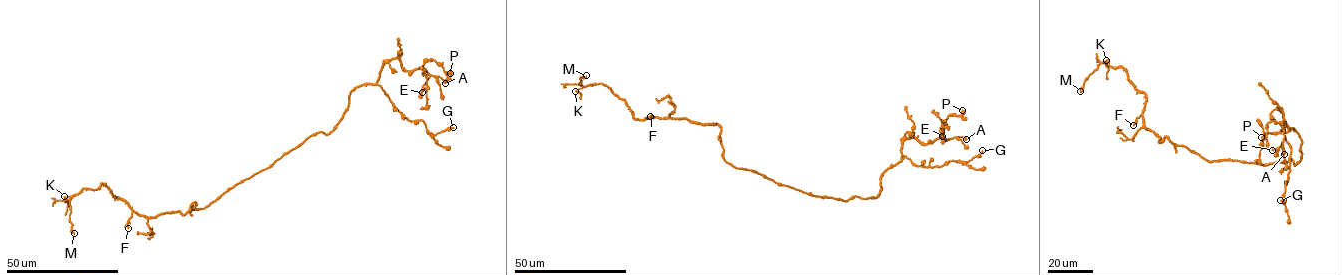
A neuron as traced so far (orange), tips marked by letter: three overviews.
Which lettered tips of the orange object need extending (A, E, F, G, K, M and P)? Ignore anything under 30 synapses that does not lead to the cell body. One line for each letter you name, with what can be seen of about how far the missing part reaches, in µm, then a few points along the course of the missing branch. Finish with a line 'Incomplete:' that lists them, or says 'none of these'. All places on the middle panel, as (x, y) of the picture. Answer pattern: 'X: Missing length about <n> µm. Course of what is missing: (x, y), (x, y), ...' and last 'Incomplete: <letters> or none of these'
Incomplete: none of these

